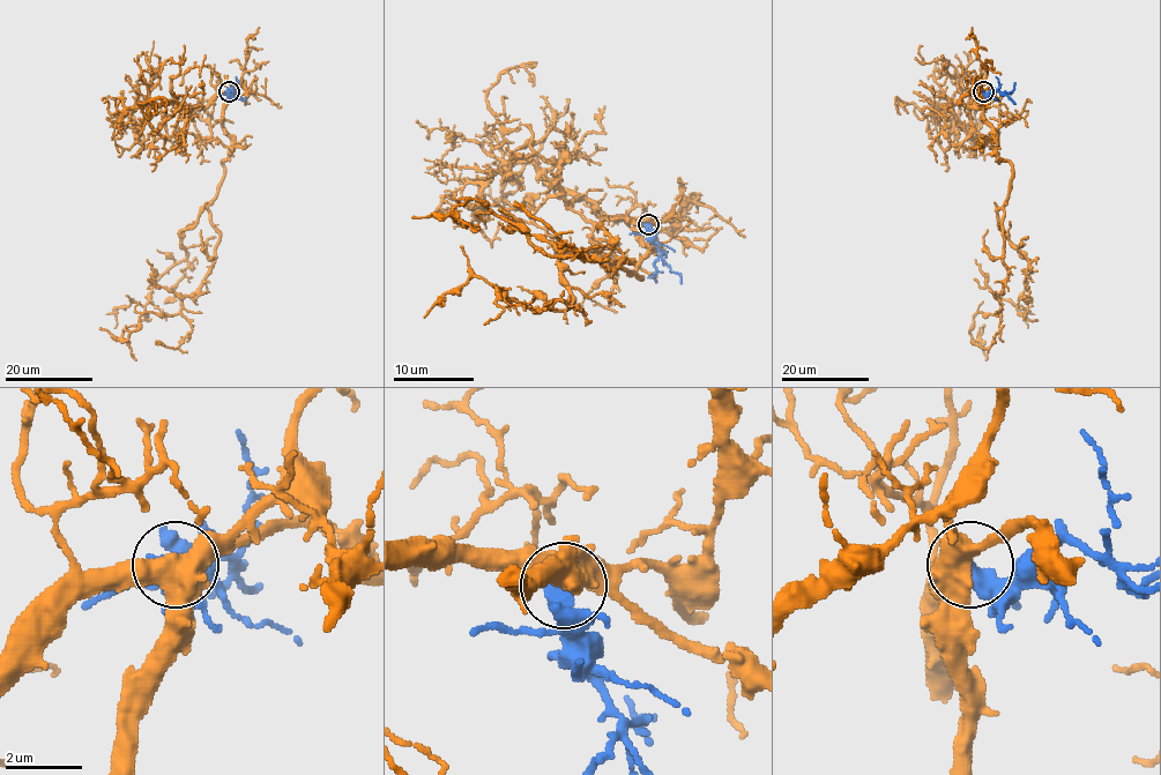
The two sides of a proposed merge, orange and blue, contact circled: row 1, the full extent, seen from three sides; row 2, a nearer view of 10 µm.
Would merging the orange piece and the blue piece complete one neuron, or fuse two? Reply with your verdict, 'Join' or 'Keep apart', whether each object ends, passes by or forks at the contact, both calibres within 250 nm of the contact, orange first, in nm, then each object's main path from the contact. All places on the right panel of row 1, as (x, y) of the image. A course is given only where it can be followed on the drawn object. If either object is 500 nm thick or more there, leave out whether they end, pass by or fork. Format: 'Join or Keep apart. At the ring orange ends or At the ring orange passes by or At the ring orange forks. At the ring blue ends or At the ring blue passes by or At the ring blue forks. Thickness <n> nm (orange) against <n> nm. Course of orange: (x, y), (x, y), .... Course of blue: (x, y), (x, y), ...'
Join. Thickness 550 nm (orange) against 500 nm. Course of orange: (983, 91), (996, 154), (1012, 171), (1001, 313), (977, 312), (969, 329), (985, 360). Course of blue: (983, 91), (988, 94), (996, 89), (1016, 103)

